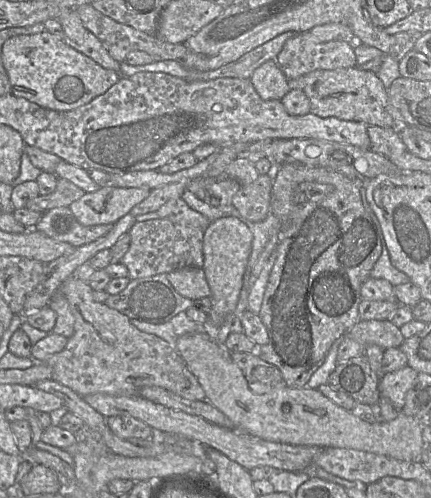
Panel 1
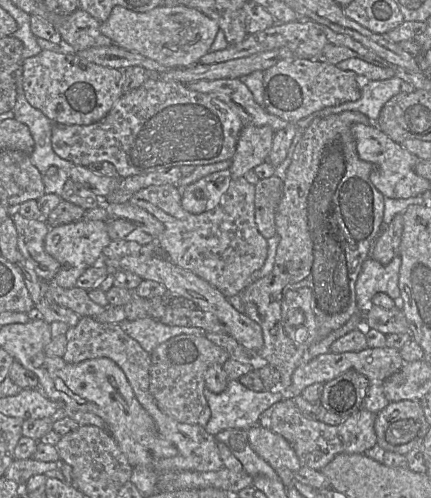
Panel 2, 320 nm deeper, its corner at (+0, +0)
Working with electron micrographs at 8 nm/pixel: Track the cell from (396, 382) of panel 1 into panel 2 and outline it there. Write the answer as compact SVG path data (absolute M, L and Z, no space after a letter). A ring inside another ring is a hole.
M285 397L265 410L259 423L262 427L281 435L287 440L302 466L322 471L338 454L365 454L377 444L374 430L376 414L363 408L344 419L336 426L304 417L294 405L291 397Z

